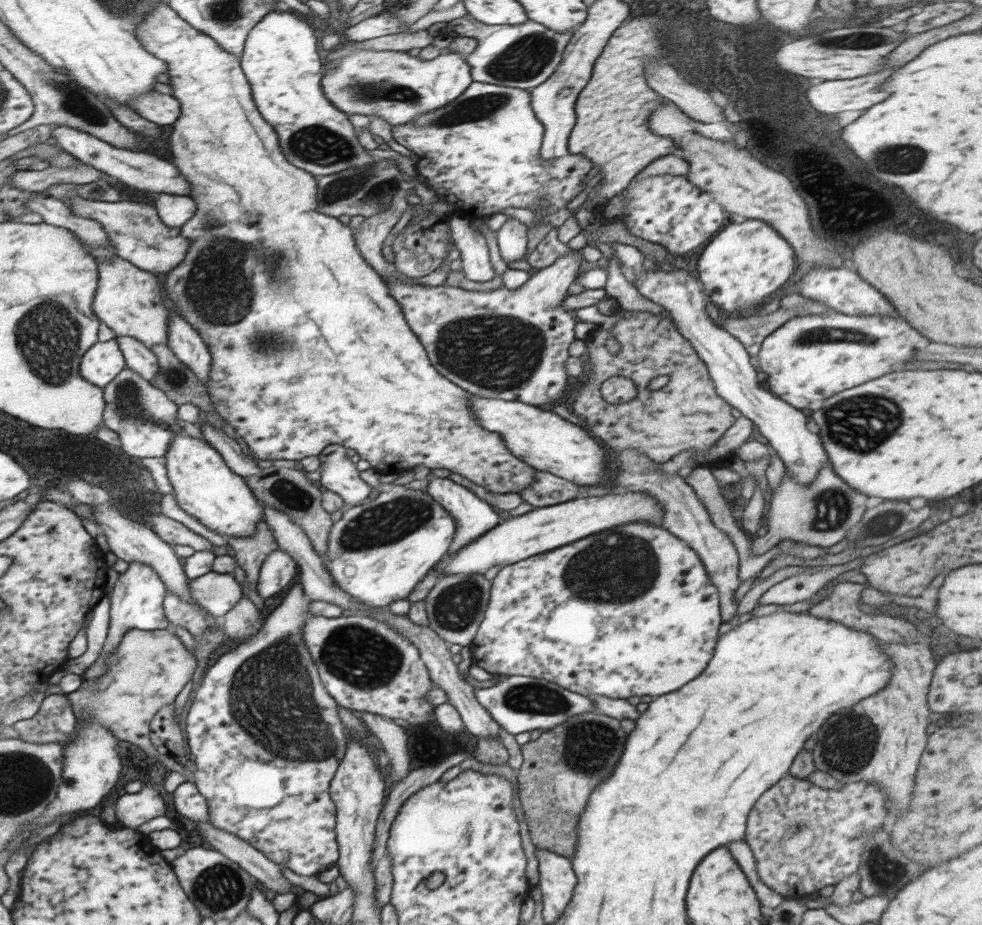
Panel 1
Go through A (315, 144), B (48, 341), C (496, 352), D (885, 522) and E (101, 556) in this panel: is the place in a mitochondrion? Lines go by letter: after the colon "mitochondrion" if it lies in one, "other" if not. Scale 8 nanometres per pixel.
A: mitochondrion
B: mitochondrion
C: mitochondrion
D: mitochondrion
E: other

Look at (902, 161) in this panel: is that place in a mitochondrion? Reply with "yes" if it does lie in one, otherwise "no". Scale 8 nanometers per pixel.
yes

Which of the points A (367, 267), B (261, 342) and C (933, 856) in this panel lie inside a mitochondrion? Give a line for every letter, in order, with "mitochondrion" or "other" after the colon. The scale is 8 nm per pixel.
A: other
B: mitochondrion
C: other

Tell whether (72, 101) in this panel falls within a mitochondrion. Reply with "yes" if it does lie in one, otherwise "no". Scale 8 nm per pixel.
yes

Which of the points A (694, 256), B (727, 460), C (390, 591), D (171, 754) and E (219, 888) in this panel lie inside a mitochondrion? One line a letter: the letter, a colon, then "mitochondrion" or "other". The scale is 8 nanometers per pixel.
A: other
B: other
C: other
D: other
E: mitochondrion

